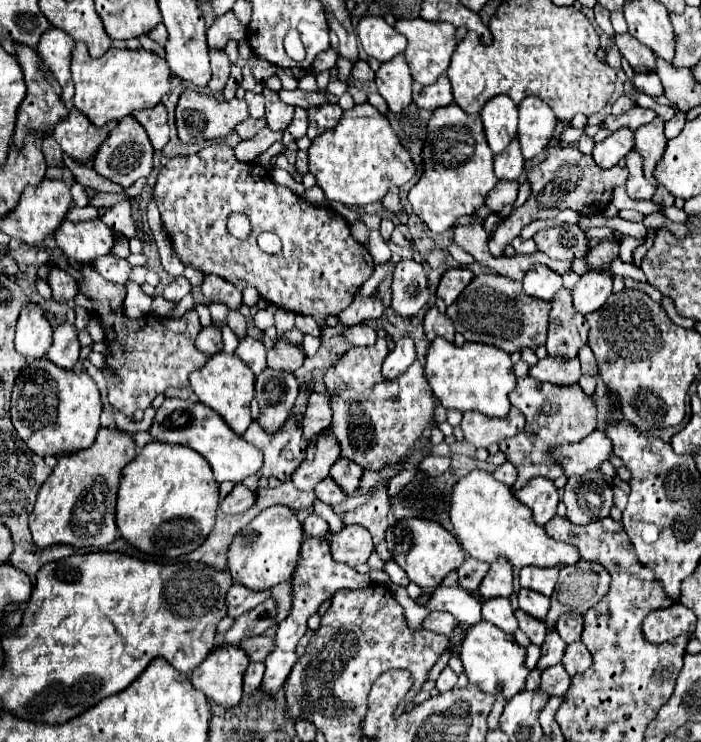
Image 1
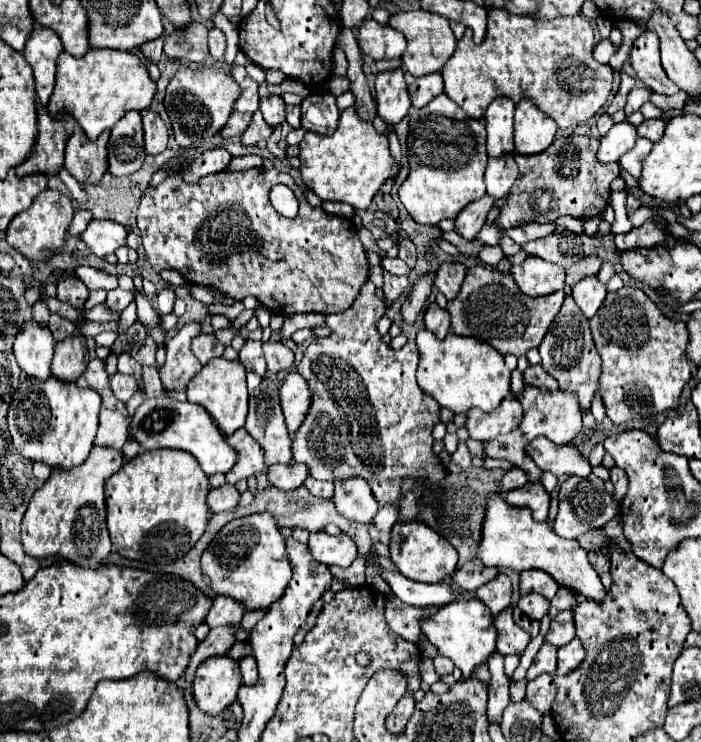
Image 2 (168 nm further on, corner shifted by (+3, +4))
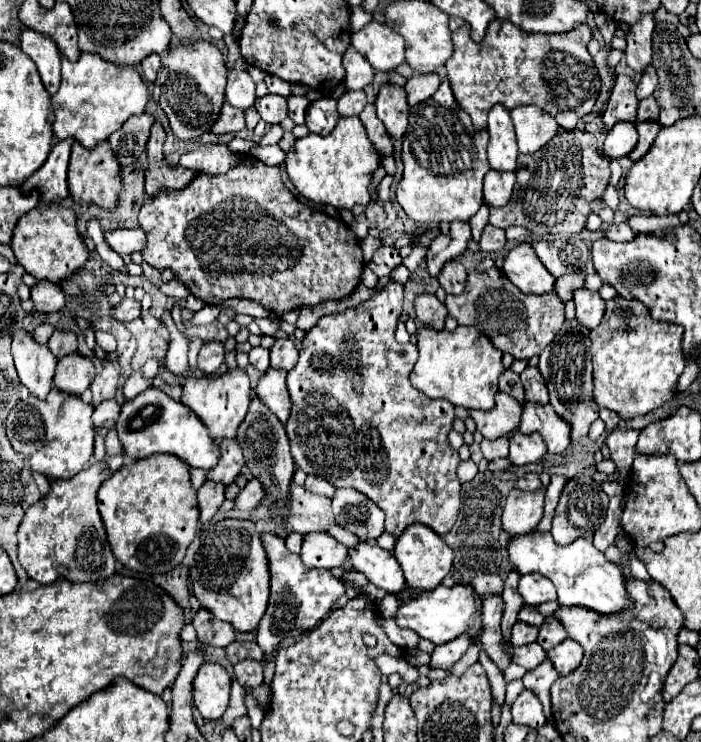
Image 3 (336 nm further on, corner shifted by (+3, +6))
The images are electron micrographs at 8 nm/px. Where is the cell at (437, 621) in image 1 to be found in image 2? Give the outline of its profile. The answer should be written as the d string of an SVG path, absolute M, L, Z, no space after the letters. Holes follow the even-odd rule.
M390 598L388 604L386 604L386 622L388 622L388 626L396 634L400 634L402 638L408 638L410 642L418 642L422 618L424 618L422 608L406 606L398 598Z

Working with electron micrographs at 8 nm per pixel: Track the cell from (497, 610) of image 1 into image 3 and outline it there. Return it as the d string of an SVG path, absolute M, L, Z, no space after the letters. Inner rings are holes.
M526 644L524 648L514 648L514 664L526 668L526 670L534 670L538 664L542 664L546 660L546 652L540 648L540 644Z

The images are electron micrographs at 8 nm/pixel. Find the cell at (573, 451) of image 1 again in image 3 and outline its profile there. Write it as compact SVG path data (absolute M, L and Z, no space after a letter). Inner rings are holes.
M516 432L510 440L508 448L508 460L512 466L526 466L532 462L538 462L546 452L544 452L544 440L540 434L522 434Z

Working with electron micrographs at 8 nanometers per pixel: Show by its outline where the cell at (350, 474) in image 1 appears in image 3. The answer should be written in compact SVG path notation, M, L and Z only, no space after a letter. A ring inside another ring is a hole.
M336 490L332 510L336 524L350 530L360 540L376 540L384 532L384 512L356 490Z

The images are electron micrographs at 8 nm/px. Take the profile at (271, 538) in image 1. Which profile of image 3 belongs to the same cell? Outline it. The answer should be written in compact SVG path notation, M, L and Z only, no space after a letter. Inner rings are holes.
M220 520L208 526L200 534L200 548L194 556L194 564L190 566L190 592L198 598L200 606L206 608L214 618L224 620L234 626L236 632L256 632L260 618L268 606L268 558L264 558L264 546L260 542L260 534L252 520Z

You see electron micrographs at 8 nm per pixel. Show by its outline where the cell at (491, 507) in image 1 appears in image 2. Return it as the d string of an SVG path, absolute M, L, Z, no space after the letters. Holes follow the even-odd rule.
M488 494L486 498L486 514L482 522L482 536L478 542L478 554L476 554L486 566L494 566L500 570L530 570L530 568L540 568L548 574L558 584L572 586L580 594L602 602L604 600L604 586L600 582L600 576L588 562L586 550L576 542L576 540L566 540L550 528L548 522L536 522L530 514L528 508L518 508L510 506L500 494Z

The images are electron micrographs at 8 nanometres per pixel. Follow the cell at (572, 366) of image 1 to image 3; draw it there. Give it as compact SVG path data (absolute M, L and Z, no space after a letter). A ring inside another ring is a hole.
M528 366L522 374L522 386L524 386L524 402L534 404L548 404L548 390L544 388L544 380L540 376L540 370L536 366Z

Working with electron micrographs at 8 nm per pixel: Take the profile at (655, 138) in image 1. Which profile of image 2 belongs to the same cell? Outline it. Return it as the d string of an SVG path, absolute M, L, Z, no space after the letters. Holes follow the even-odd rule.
M660 118L644 120L644 122L638 126L638 136L648 138L650 142L660 142L662 136L664 136L664 128L666 128L666 122L660 120Z

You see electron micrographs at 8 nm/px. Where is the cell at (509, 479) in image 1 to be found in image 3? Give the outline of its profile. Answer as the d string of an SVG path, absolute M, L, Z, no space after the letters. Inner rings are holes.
M526 474L524 478L516 480L516 488L526 490L526 492L534 492L534 490L542 490L542 482L540 482L538 474Z

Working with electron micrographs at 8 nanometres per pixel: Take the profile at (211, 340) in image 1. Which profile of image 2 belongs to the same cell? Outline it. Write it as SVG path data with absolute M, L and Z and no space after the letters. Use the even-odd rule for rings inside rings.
M200 334L192 340L192 352L202 364L206 364L208 360L212 360L216 356L222 356L224 346L216 340L214 334Z

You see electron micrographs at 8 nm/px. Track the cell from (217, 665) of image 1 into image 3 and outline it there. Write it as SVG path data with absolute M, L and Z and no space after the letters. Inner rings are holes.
M202 664L194 678L194 704L206 720L218 720L230 698L230 676L220 664Z

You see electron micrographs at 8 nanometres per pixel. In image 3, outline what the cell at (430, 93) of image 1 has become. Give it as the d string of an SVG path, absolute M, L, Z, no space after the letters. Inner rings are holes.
M414 74L404 86L404 90L408 94L408 104L410 106L420 104L422 100L426 100L428 96L432 96L436 92L438 84L440 84L438 74Z

